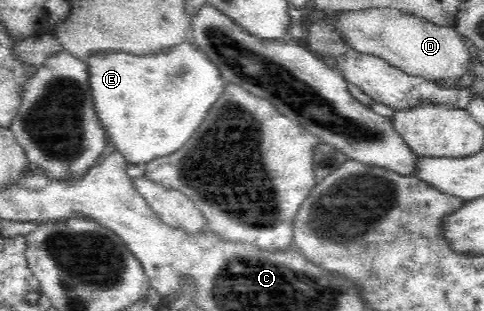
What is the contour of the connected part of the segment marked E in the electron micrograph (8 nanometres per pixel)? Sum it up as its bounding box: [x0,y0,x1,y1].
[87,40,227,167]

